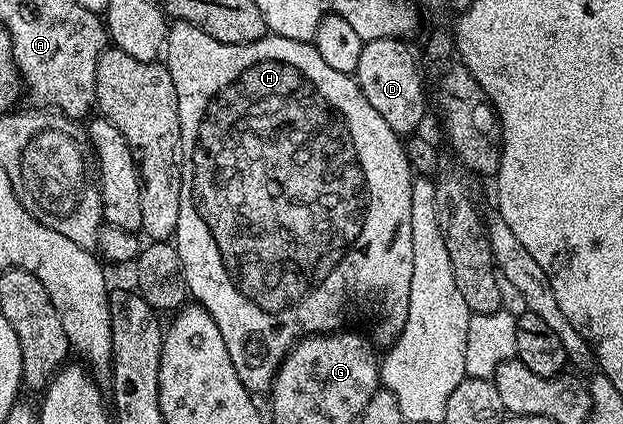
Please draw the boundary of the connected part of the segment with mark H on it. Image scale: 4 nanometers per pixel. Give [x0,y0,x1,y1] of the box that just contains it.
[163,20,415,394]

